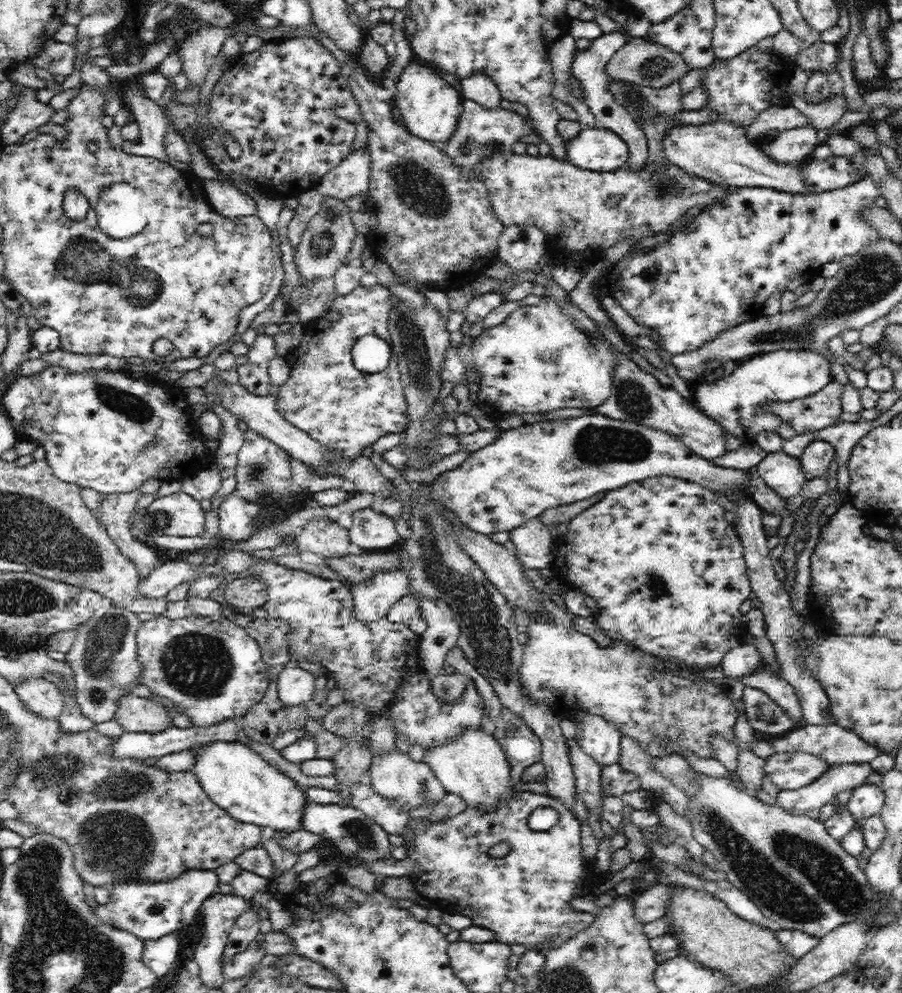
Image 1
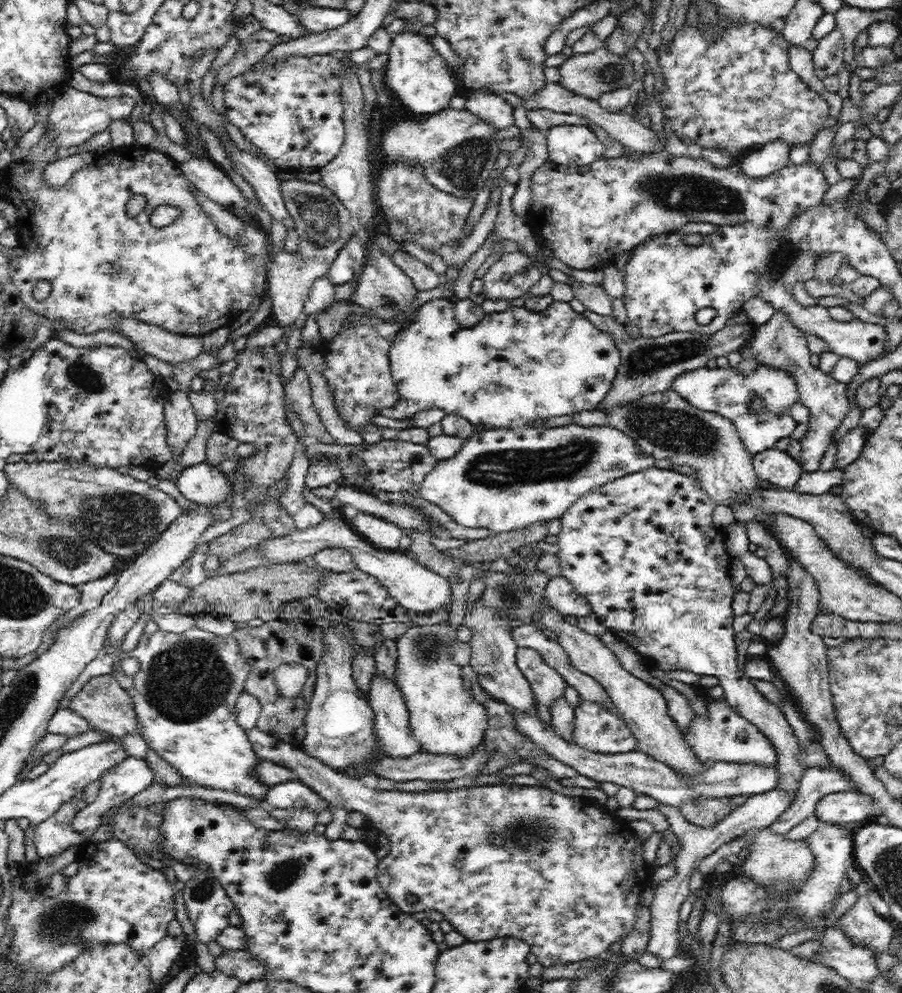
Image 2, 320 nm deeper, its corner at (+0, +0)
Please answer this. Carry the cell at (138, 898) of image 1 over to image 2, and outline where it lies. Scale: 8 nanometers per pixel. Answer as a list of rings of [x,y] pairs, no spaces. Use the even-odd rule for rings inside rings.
[[[116,839],[91,843],[80,847],[77,855],[79,871],[69,877],[67,885],[54,898],[42,897],[41,889],[33,895],[18,887],[12,896],[8,926],[15,930],[13,950],[17,950],[17,960],[25,964],[25,970],[56,970],[78,956],[80,946],[106,940],[127,942],[143,952],[156,946],[167,935],[168,925],[176,919],[176,894],[183,892],[185,883],[170,880],[162,869],[154,869],[144,862],[126,845]]]

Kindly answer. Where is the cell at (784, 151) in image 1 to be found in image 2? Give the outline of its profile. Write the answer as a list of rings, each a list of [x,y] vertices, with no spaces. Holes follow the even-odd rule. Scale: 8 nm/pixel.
[[[786,138],[770,141],[741,157],[740,164],[746,175],[752,177],[770,176],[770,174],[788,166],[792,148],[793,146]]]

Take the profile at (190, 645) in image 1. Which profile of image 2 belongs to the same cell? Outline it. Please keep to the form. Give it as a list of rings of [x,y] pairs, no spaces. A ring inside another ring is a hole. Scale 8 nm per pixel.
[[[196,626],[182,633],[174,633],[160,629],[158,632],[150,635],[143,633],[138,642],[138,646],[136,646],[129,655],[142,661],[142,670],[137,674],[135,690],[132,694],[134,695],[134,703],[136,703],[135,709],[142,727],[143,737],[155,752],[160,754],[180,776],[184,776],[192,785],[203,786],[224,792],[238,793],[238,795],[242,795],[258,803],[262,802],[262,800],[267,800],[272,786],[266,784],[258,776],[258,764],[262,762],[262,759],[256,755],[254,746],[252,746],[250,742],[248,732],[240,729],[238,723],[236,723],[237,716],[235,708],[238,704],[238,700],[242,698],[242,694],[246,693],[246,682],[250,680],[251,671],[253,670],[250,660],[246,660],[246,657],[244,657],[244,653],[242,653],[242,649],[240,649],[240,643],[236,641],[236,638],[232,634],[218,635],[197,628]]]

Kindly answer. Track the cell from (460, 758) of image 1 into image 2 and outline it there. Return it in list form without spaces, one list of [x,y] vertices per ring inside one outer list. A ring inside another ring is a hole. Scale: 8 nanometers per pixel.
[[[444,623],[422,628],[410,626],[407,633],[396,640],[399,655],[396,677],[420,751],[462,762],[473,757],[478,747],[482,747],[488,728],[488,713],[486,707],[464,689],[460,667],[449,660],[451,640],[455,640],[455,633]]]

